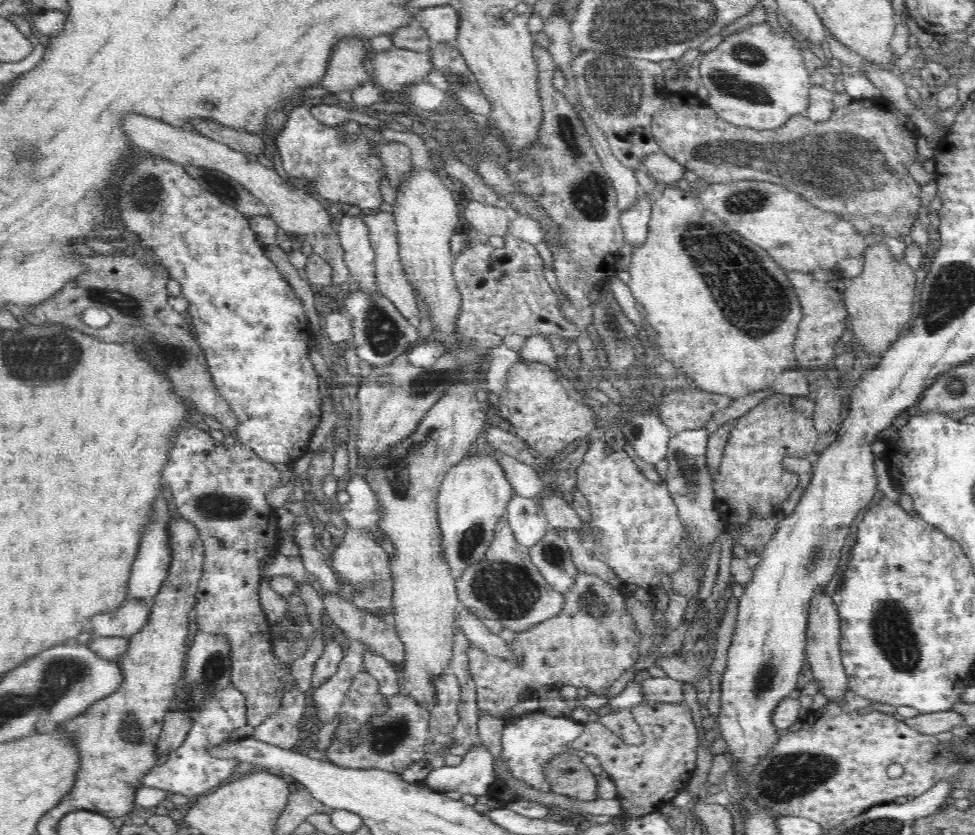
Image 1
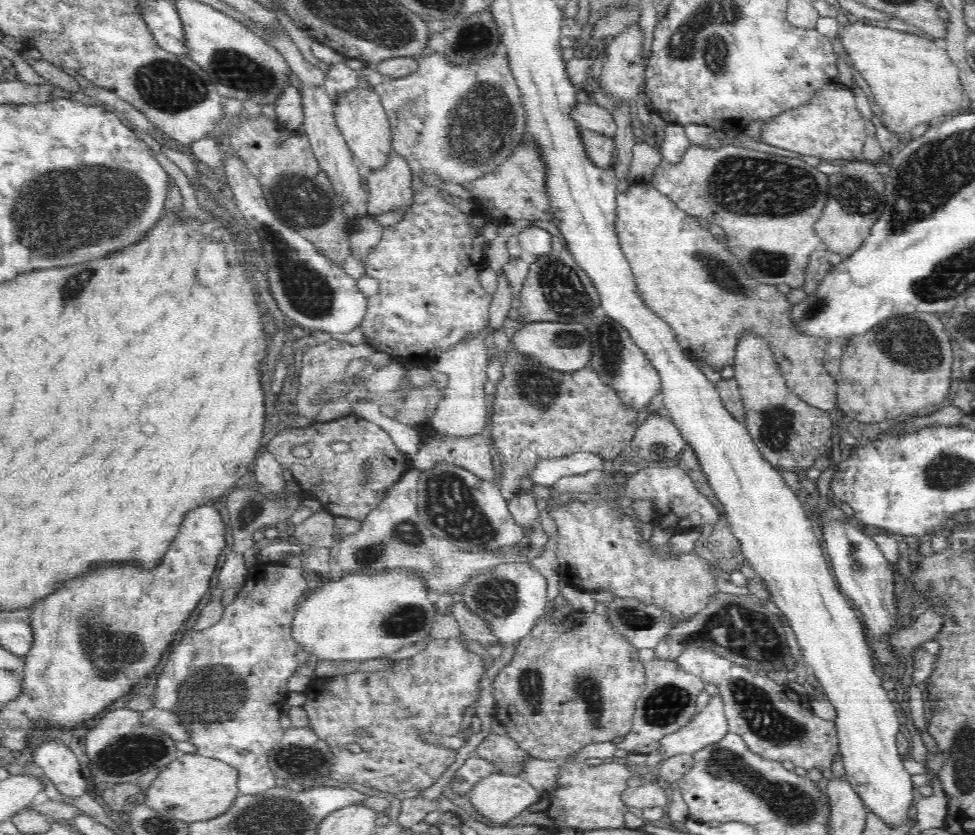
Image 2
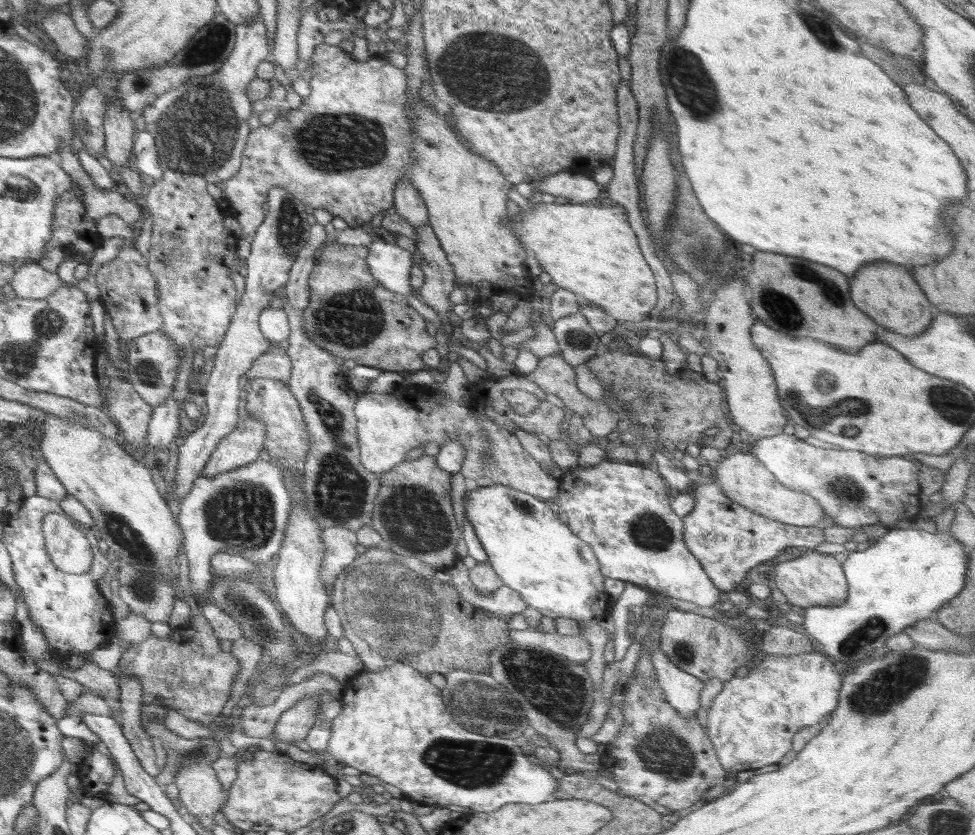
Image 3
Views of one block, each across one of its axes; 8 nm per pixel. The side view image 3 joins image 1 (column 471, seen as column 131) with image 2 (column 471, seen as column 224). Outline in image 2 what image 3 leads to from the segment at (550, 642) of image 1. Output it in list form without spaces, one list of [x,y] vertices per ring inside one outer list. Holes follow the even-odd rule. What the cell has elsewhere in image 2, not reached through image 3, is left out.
[[[453,638],[434,639],[430,640],[428,646],[417,653],[416,655],[405,658],[400,661],[396,661],[393,665],[385,671],[377,671],[373,673],[353,672],[343,675],[336,675],[333,677],[313,678],[306,690],[303,692],[307,698],[306,703],[303,705],[304,710],[307,712],[309,718],[309,725],[315,732],[315,735],[326,742],[330,747],[333,759],[329,768],[329,774],[332,780],[338,780],[341,782],[356,782],[358,784],[376,788],[386,793],[390,793],[392,796],[406,792],[406,790],[425,790],[429,786],[432,786],[446,772],[448,766],[455,761],[455,756],[458,756],[458,750],[449,750],[446,747],[439,747],[438,744],[425,743],[420,739],[420,734],[436,734],[436,736],[454,736],[457,732],[460,732],[460,724],[462,724],[462,718],[464,718],[464,710],[471,704],[474,704],[479,697],[478,683],[482,678],[482,674],[485,672],[484,663],[482,658],[472,651],[468,651],[462,644],[462,641]],[[366,728],[370,734],[367,737],[360,739],[357,737],[354,730],[361,730]]]

